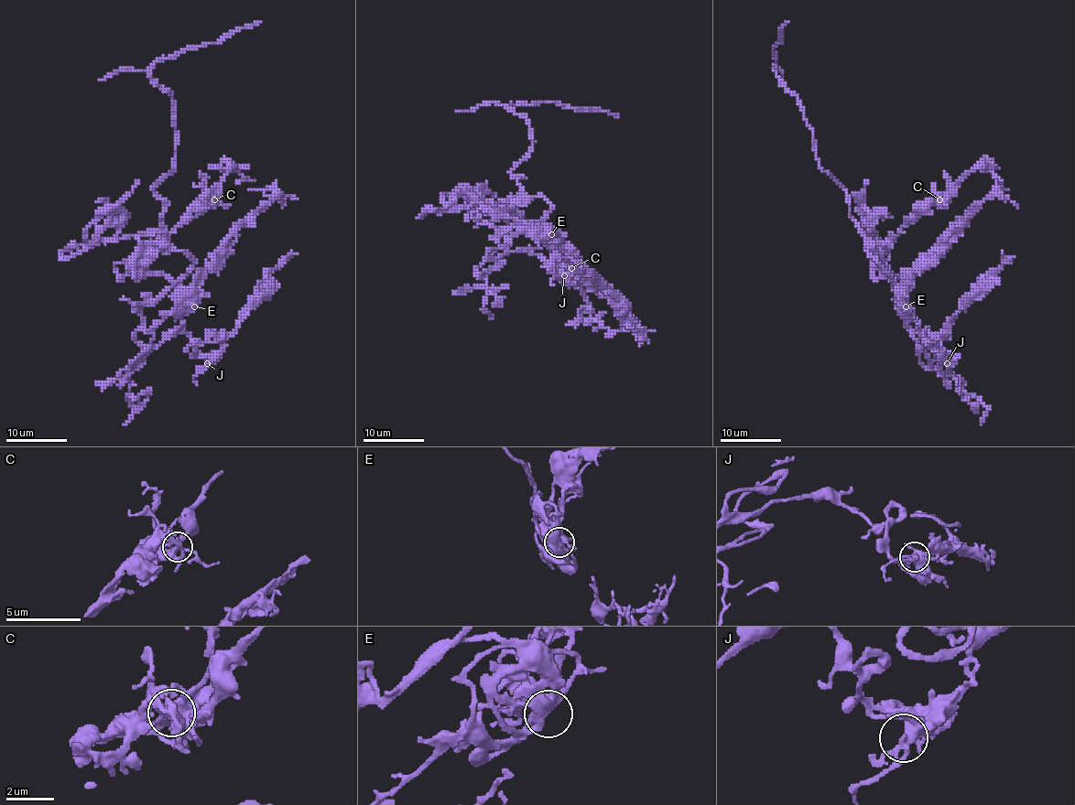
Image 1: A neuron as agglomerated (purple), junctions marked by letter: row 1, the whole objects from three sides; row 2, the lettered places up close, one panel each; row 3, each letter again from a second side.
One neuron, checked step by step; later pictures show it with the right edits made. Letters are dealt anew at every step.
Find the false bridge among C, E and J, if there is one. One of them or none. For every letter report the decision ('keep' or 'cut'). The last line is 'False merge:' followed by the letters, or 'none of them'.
C: keep
E: keep
J: keep
False merge: none of them

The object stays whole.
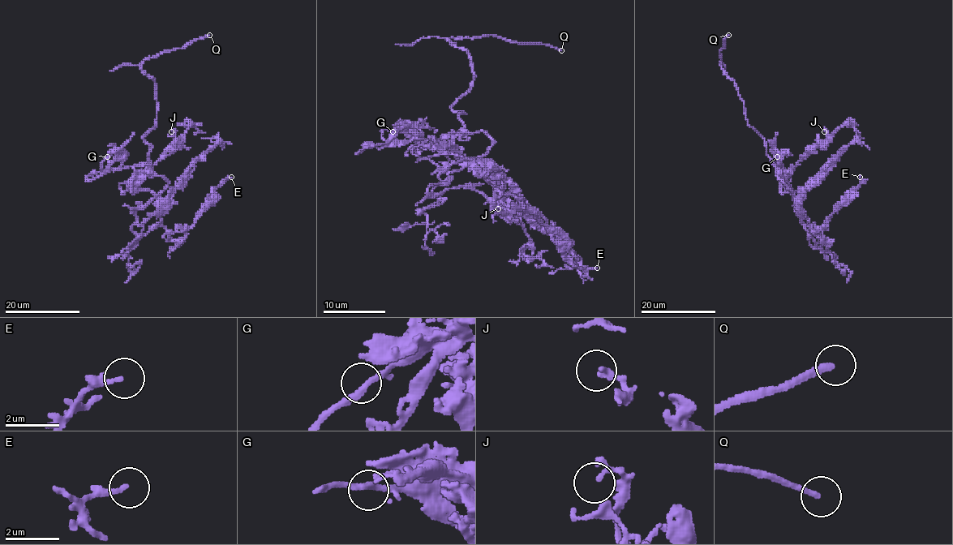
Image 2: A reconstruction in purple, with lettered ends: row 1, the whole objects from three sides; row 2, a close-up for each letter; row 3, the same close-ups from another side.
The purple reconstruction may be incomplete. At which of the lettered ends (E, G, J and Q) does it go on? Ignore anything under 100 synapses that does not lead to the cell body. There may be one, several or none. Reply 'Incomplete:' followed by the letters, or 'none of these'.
Incomplete: Q

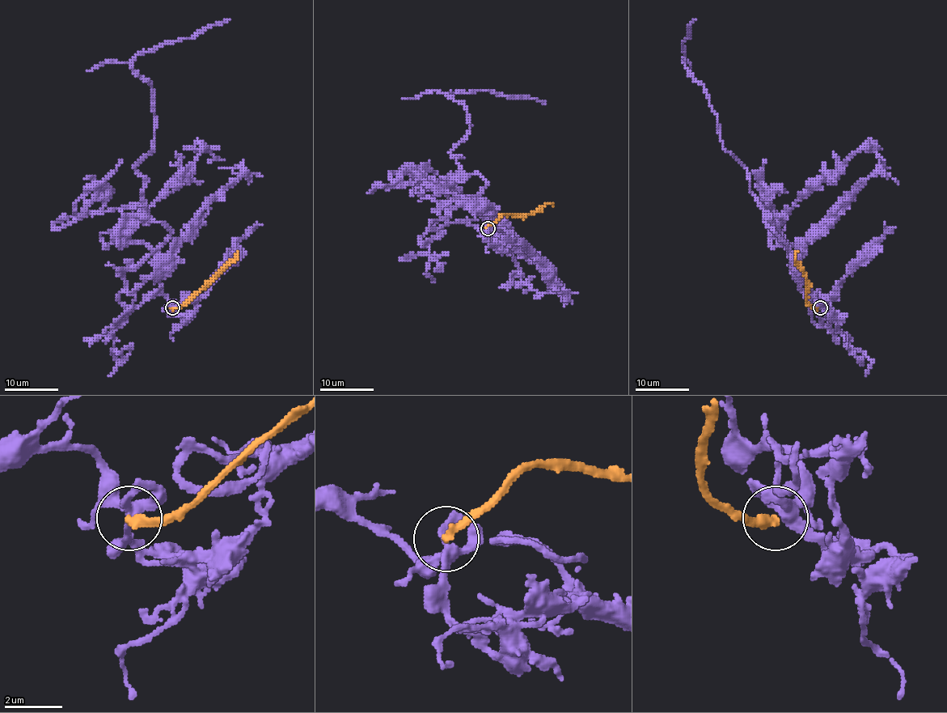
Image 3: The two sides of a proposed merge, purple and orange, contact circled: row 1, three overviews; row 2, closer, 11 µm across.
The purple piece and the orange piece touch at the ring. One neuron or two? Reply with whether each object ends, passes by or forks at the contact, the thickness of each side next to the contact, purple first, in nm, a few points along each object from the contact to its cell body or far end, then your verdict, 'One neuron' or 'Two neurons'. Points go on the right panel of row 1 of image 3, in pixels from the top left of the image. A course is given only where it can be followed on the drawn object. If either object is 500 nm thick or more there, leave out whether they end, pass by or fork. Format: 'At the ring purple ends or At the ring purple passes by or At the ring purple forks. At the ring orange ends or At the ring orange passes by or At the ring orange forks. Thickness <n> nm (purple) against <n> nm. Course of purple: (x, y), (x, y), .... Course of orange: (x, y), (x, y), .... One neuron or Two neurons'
At the ring purple forks. At the ring orange ends. Thickness 320 nm (purple) against 280 nm. Course of purple: (820, 307), (816, 325), (788, 245), (686, 70), (695, 19). Course of orange: (820, 307), (812, 307), (807, 302), (808, 280), (796, 261), (796, 251). Two neurons

